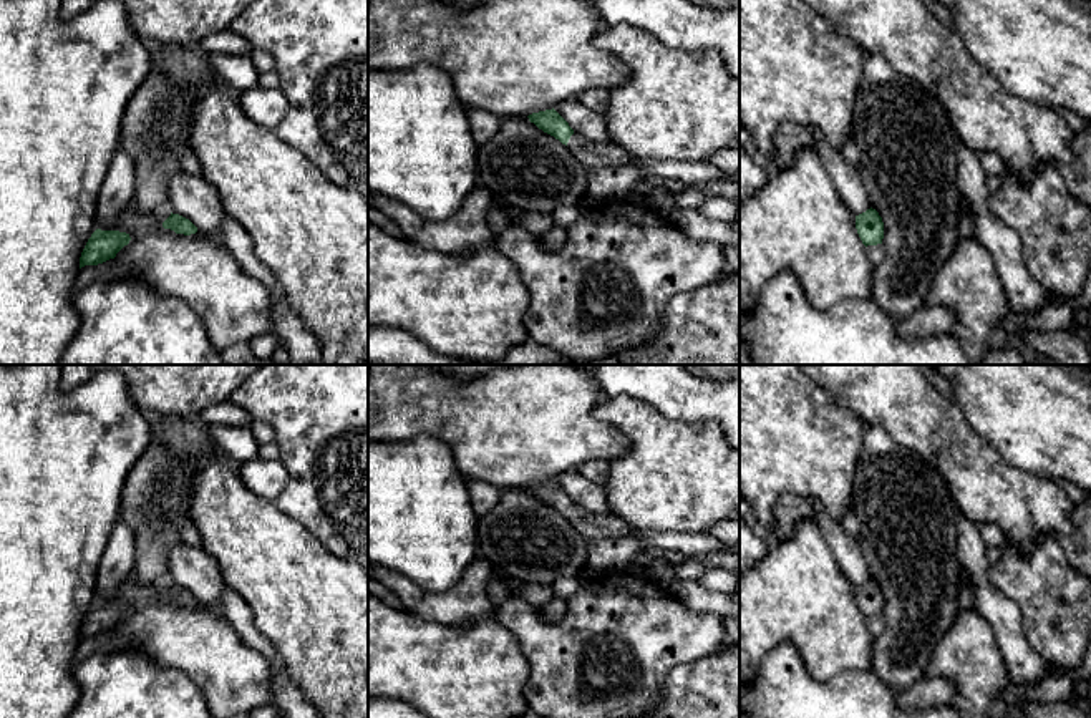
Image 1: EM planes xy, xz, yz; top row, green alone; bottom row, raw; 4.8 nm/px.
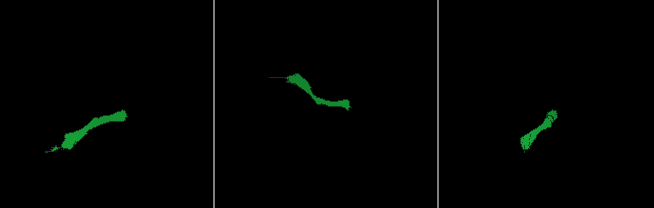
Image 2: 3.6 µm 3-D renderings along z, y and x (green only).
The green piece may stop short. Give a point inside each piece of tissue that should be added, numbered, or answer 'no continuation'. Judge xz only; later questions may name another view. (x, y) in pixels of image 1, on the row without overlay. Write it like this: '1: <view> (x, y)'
1: xz (592, 526)

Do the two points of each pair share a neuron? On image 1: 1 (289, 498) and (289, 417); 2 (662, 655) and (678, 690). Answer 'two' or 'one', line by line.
1: one
2: two

